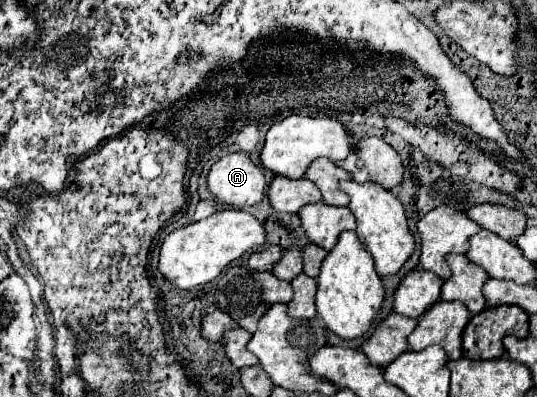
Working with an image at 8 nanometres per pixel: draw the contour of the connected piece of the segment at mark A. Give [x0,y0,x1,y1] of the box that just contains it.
[208,152,266,208]

